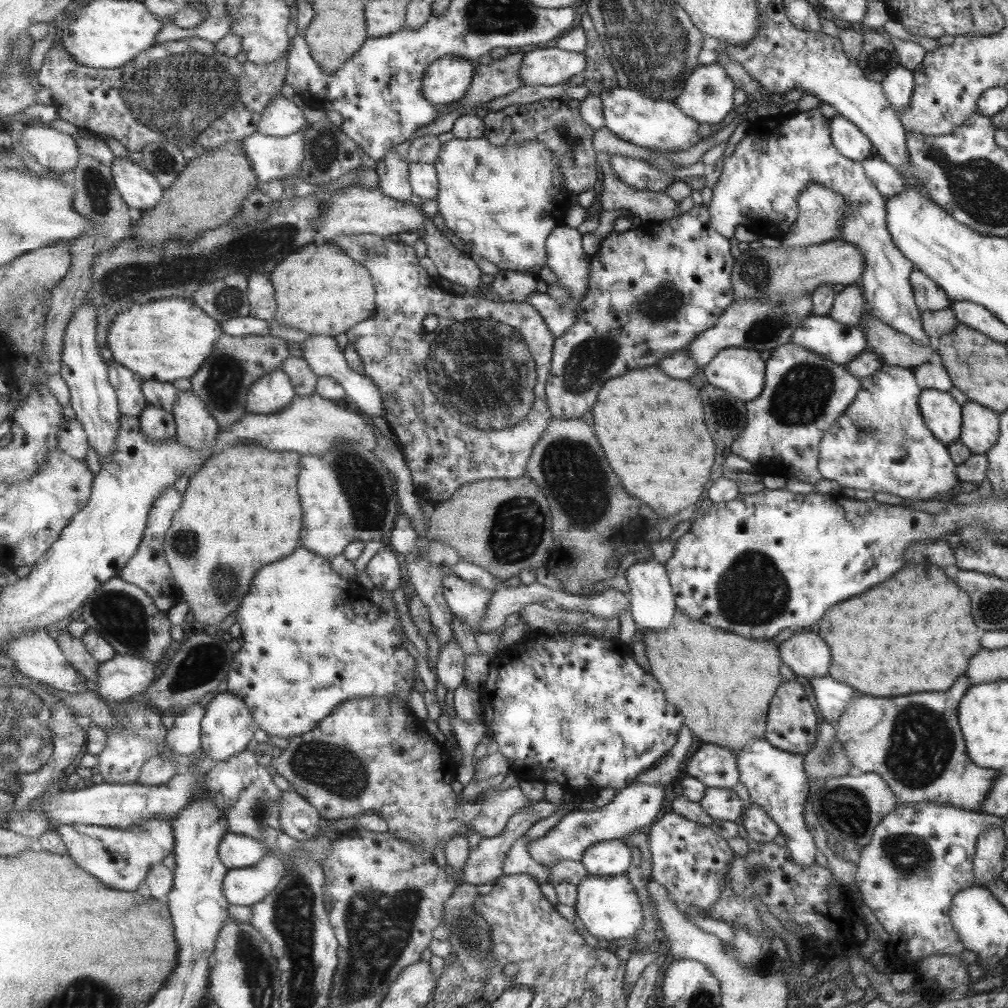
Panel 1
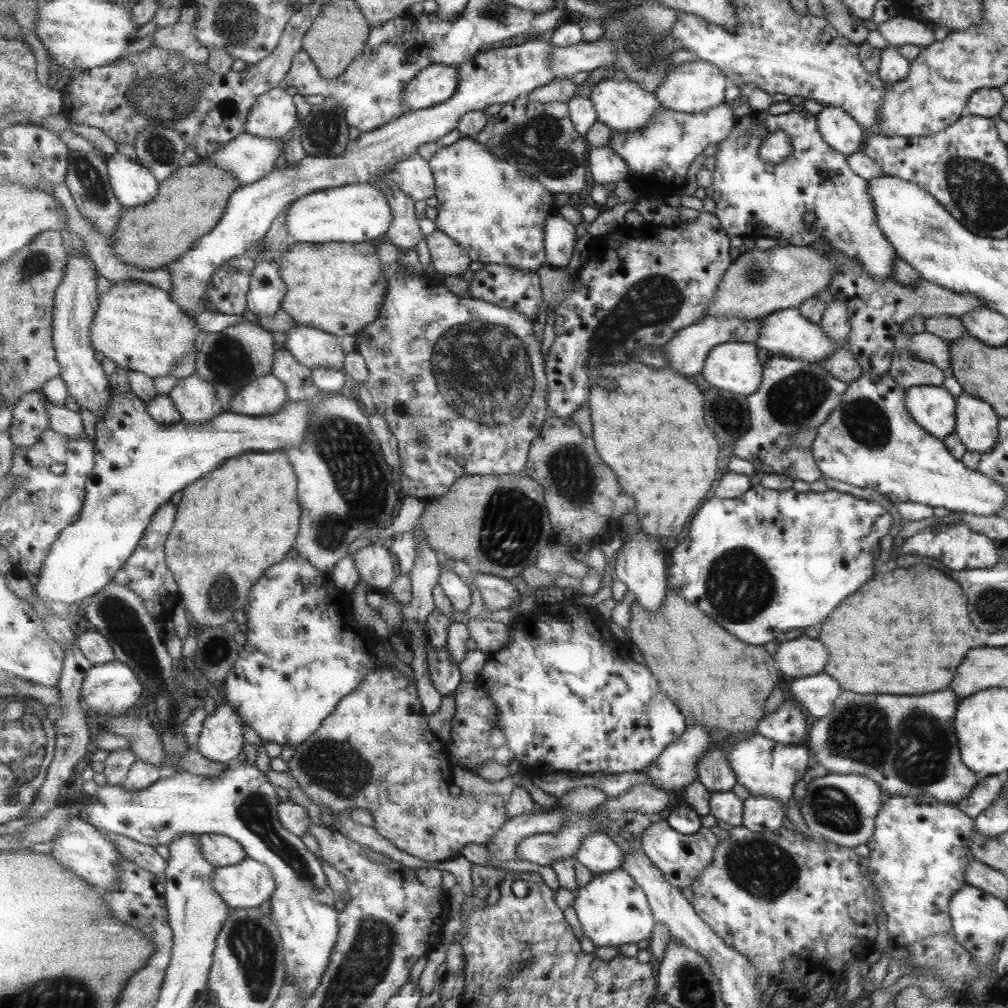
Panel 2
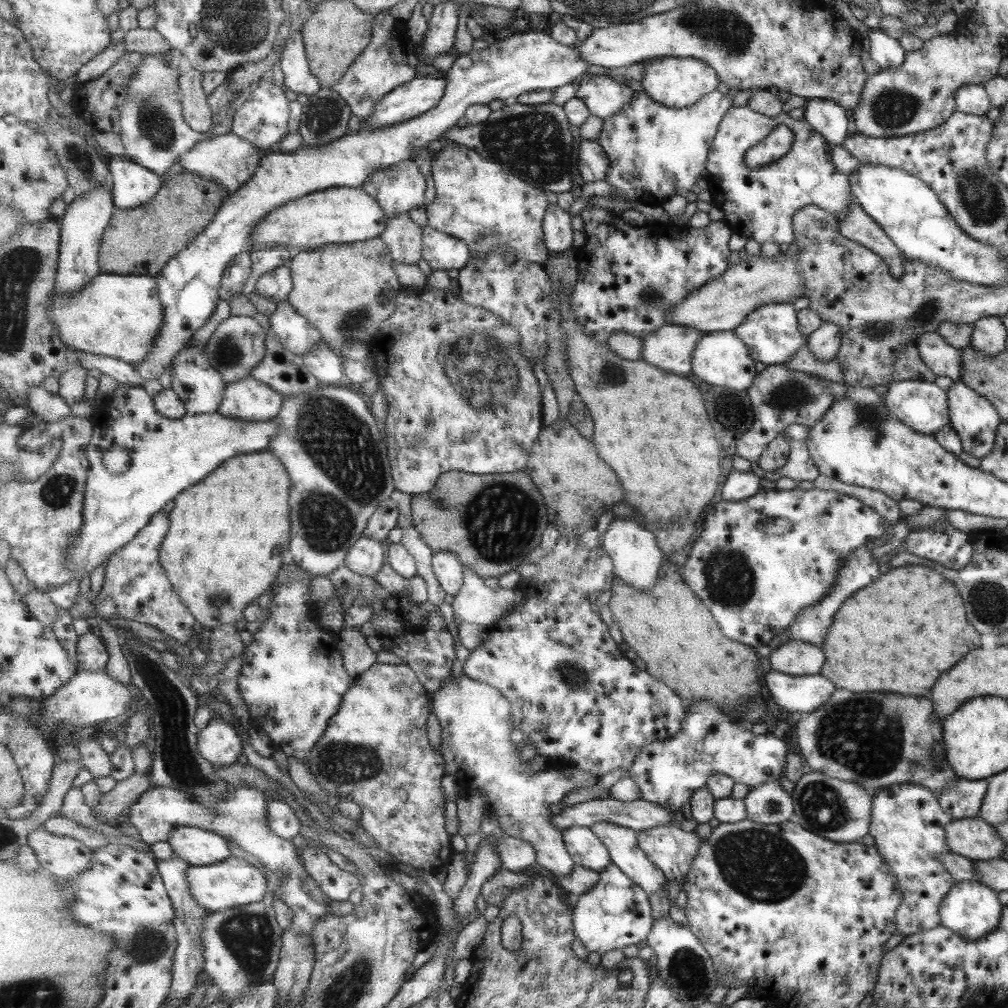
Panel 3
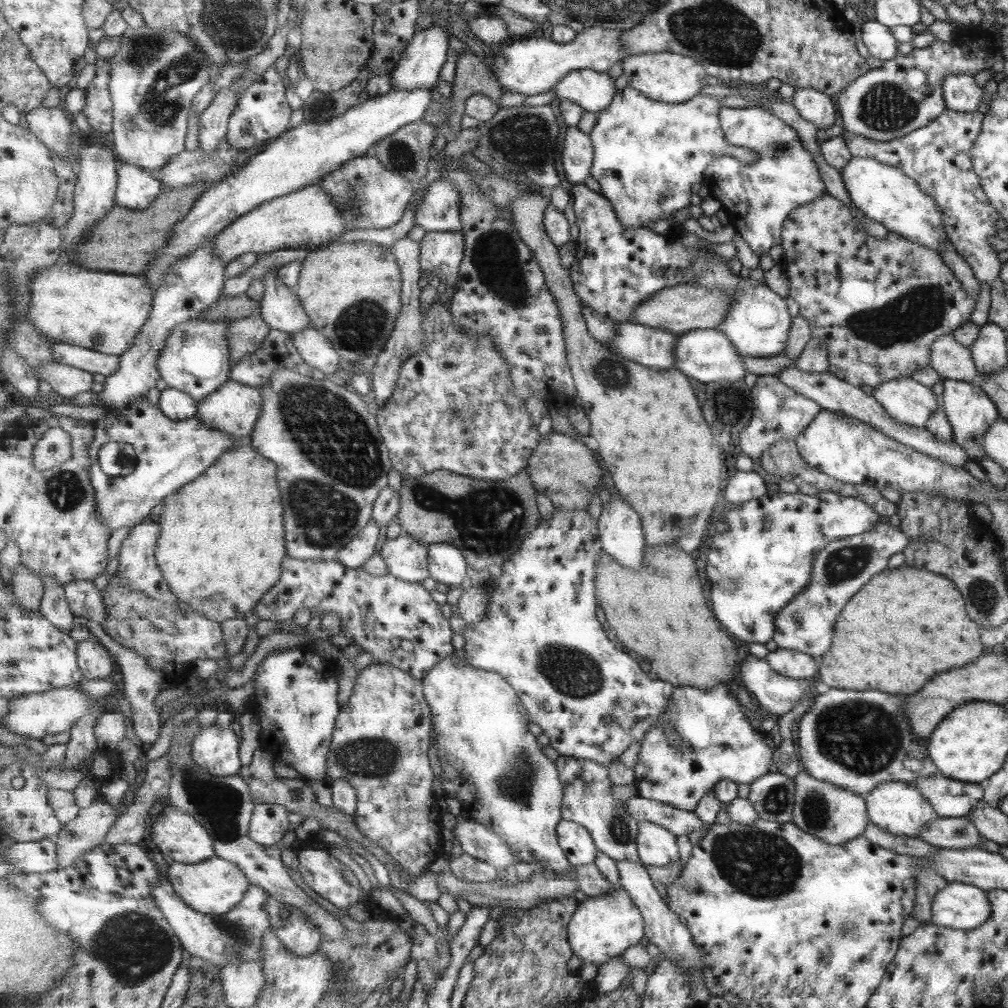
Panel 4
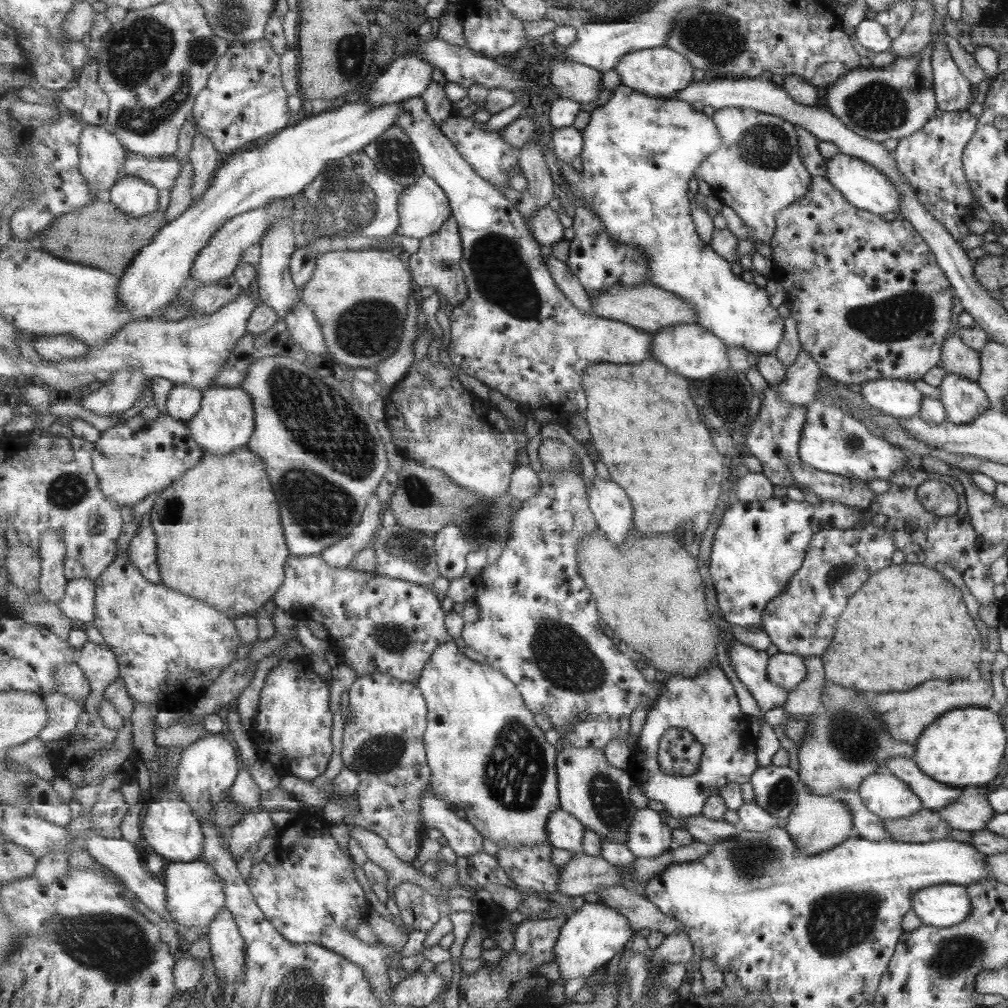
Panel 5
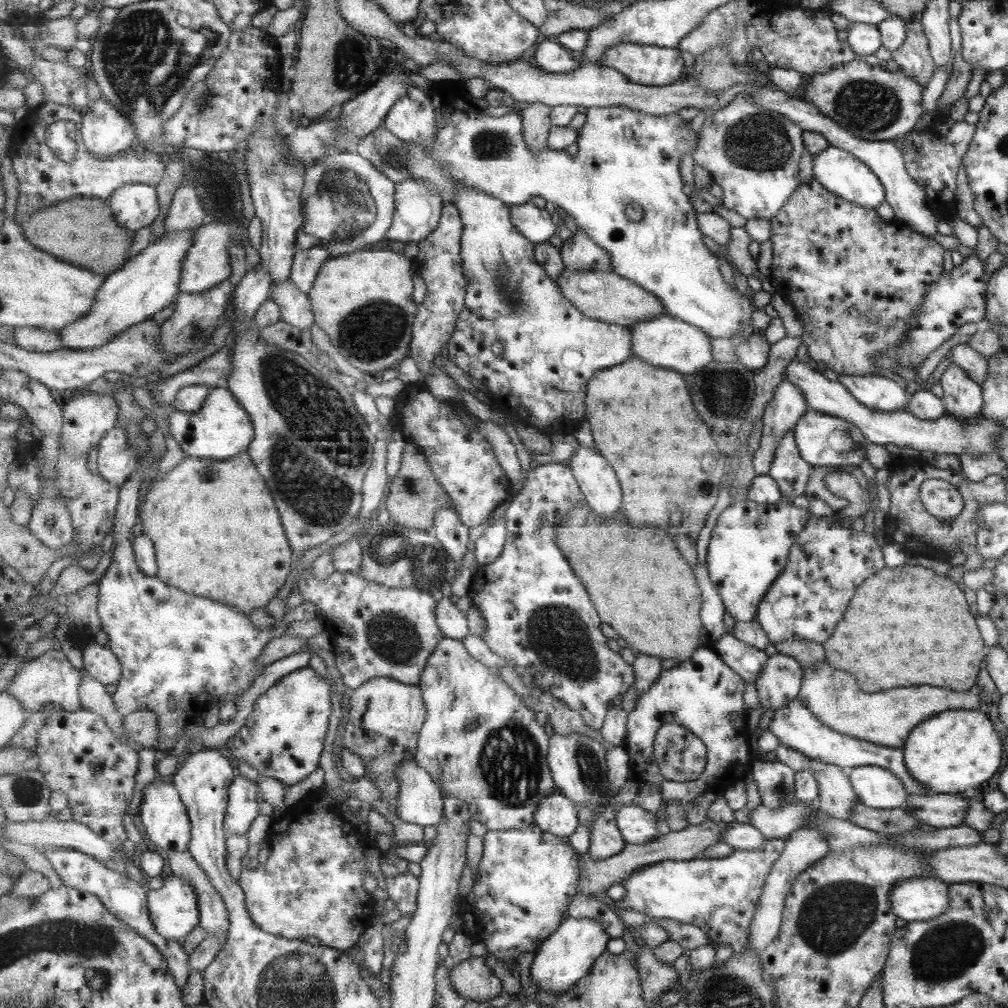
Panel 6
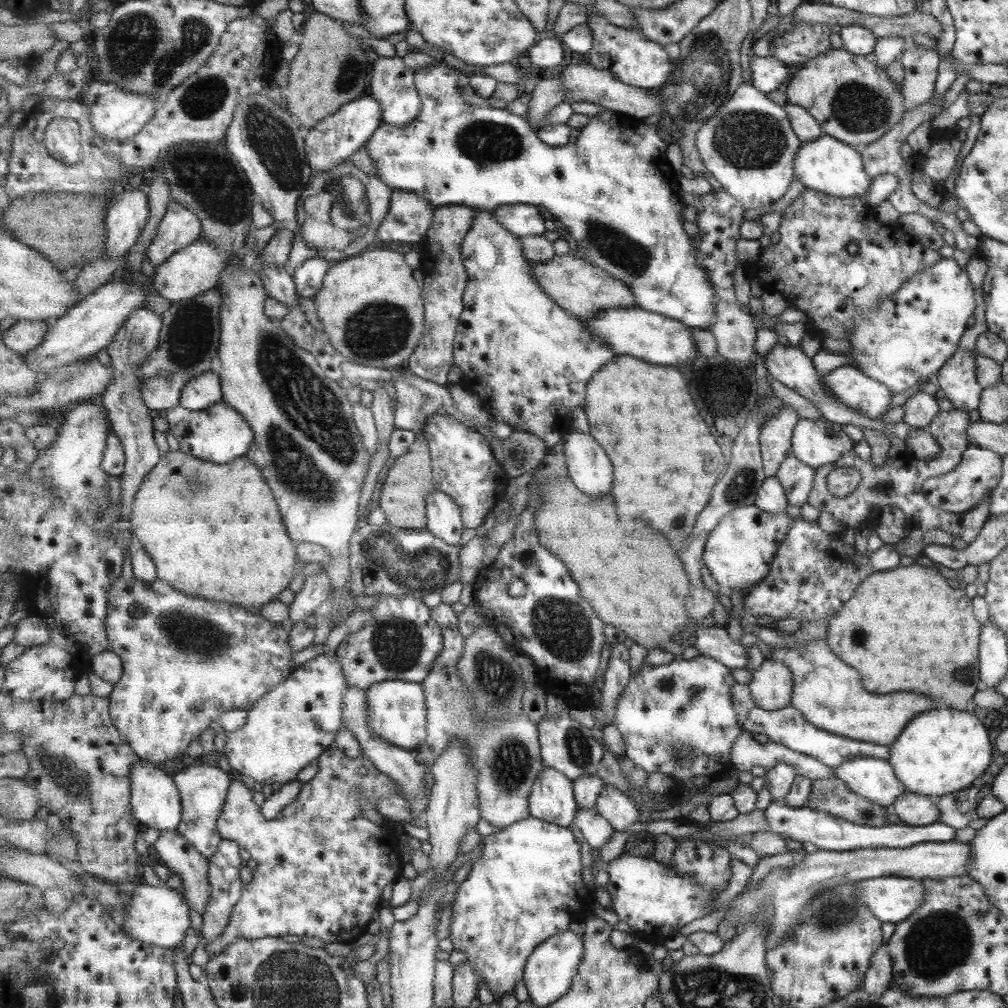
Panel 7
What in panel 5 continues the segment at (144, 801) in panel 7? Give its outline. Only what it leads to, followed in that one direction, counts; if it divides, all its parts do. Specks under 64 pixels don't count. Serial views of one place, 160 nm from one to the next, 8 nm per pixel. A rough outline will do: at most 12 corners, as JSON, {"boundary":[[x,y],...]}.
{"boundary":[[149,798],[145,841],[169,862],[203,855],[188,801]]}

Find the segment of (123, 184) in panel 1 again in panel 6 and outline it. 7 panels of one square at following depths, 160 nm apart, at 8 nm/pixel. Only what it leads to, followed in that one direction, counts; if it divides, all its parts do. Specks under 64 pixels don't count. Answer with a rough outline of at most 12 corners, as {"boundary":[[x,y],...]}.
{"boundary":[[129,184],[109,198],[117,223],[152,225],[160,199],[150,184]]}

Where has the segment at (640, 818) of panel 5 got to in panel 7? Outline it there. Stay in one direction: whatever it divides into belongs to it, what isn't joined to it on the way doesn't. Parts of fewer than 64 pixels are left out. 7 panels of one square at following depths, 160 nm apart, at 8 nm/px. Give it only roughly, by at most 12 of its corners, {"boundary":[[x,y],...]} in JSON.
{"boundary":[[612,785],[595,808],[620,833],[640,822],[634,800]]}

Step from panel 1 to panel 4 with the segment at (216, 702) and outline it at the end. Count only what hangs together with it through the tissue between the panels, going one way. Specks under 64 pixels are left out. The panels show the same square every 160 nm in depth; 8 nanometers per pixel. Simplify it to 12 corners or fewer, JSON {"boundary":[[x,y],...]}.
{"boundary":[[213,725],[194,738],[192,757],[215,776],[239,775],[242,739]]}

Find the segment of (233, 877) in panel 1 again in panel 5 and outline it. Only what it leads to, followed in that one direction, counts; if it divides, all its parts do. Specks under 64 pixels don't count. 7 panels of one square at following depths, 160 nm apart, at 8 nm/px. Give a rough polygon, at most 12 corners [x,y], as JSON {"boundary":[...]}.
{"boundary":[[169,862],[168,913],[189,928],[226,907],[211,864]]}

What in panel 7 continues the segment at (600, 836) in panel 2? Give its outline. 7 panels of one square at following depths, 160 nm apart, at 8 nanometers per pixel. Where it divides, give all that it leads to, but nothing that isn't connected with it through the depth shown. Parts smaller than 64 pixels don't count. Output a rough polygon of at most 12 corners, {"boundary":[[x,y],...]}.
{"boundary":[[546,766],[530,796],[532,816],[569,828],[574,782]]}

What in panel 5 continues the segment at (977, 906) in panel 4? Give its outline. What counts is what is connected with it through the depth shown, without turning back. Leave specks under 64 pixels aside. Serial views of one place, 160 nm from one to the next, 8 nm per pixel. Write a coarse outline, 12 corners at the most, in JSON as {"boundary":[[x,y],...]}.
{"boundary":[[938,884],[911,896],[923,926],[945,928],[967,918],[966,887]]}

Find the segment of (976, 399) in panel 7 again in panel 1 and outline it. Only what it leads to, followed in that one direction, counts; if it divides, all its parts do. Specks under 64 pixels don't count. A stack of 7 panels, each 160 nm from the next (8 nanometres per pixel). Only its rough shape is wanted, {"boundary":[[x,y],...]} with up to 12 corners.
{"boundary":[[963,404],[960,441],[984,454],[1000,436],[999,414]]}

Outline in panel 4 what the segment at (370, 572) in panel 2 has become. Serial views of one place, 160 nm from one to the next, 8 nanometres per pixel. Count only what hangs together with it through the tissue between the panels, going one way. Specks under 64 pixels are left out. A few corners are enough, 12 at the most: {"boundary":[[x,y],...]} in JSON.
{"boundary":[[372,518],[340,552],[348,568],[363,568],[377,552],[383,529]]}

